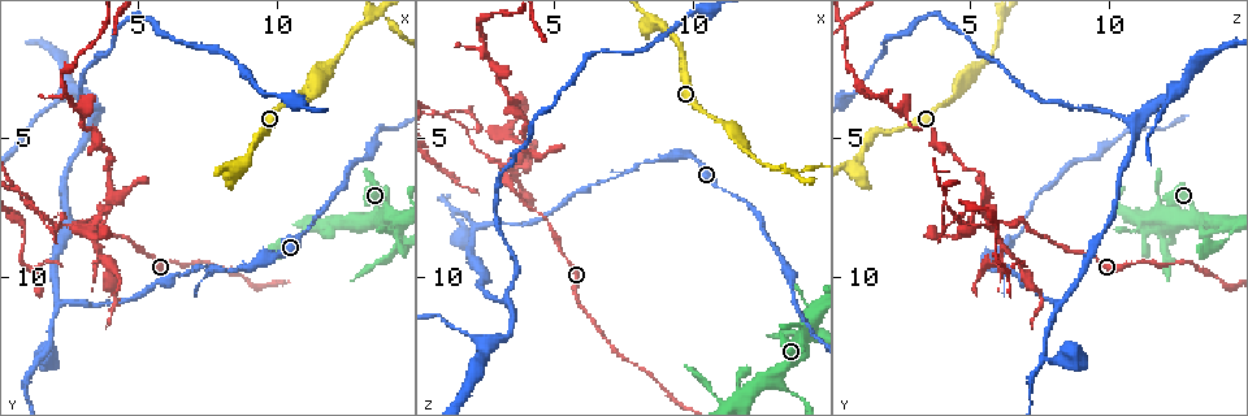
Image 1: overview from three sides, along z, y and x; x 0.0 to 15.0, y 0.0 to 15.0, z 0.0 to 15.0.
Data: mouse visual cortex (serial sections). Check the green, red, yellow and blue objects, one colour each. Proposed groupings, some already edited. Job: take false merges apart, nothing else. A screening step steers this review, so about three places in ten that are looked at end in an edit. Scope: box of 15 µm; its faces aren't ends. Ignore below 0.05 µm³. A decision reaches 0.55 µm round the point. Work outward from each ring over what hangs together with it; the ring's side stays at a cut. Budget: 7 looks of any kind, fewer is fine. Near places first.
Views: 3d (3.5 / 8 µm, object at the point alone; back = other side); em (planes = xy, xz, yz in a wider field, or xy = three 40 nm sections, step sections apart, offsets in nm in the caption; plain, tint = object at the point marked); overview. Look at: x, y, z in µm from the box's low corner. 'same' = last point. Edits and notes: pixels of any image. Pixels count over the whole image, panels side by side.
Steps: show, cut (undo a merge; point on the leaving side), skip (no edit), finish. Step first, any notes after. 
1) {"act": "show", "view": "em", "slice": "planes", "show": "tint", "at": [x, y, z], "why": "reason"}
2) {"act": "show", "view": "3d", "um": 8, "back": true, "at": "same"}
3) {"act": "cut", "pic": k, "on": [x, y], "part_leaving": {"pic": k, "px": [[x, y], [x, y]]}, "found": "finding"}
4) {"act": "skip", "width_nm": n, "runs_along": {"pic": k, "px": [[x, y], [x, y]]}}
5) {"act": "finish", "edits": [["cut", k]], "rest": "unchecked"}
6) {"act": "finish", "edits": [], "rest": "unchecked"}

{"act": "show", "view": "3d", "um": 8, "at": [3.1, 8.4, 6.0], "why": "a fork"}

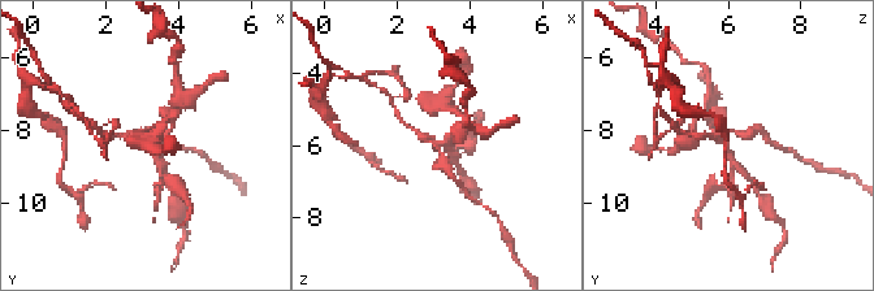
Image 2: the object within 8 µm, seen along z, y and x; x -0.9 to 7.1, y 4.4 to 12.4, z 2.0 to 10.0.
{"act": "show", "view": "em", "slice": "xy", "step": 2, "show": "tint", "at": [3.1, 8.4, 6.0], "arms": 4, "arm_widths_nm": [100, 150, 150, 250], "why": "shape alone is not enough"}

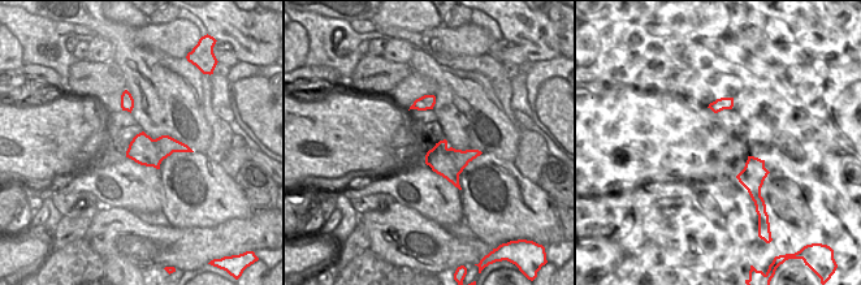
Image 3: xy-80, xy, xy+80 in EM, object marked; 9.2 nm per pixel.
{"act": "cut", "pic": 2, "on": [451, 137], "part_leaving": {"pic": 2, "px": [[425, 138], [441, 143], [463, 130]]}, "found": "a second cell is stuck on"}

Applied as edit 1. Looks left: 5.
{"act": "show", "view": "3d", "um": 8, "at": [2.1, 11.0, 8.2], "why": "thick turns thin"}

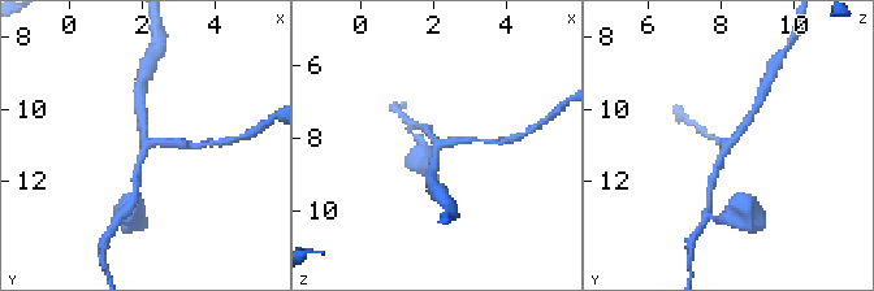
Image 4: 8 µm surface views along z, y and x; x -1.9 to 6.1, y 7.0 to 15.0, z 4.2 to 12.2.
{"act": "show", "view": "3d", "um": 3.5, "back": true, "at": [2.2, 11.0, 8.2]}

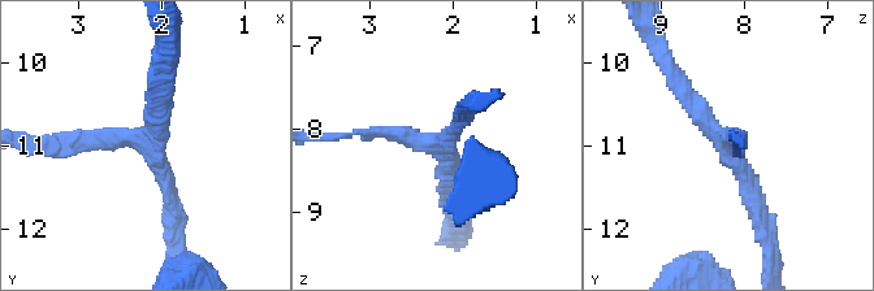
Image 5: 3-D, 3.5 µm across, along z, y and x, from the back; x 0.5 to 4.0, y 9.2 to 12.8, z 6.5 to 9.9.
{"act": "show", "view": "em", "slice": "xy", "step": 1, "show": "tint", "at": [2.20, 11.00, 8.15], "arms": 3, "arm_widths_nm": [150, 200, 250], "why": "need the tissue"}

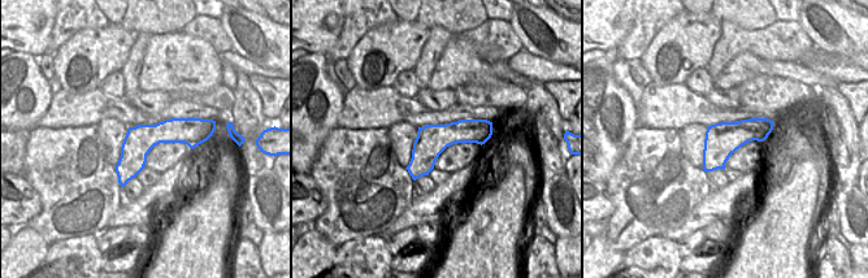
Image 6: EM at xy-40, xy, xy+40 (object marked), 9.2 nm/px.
{"act": "skip", "runs_along": {"pic": 6, "px": [[202, 134], [155, 134], [122, 182]]}, "found": "one cell here"}

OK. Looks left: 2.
{"act": "finish", "edits": [["cut", 2]], "rest": "unchecked"}

